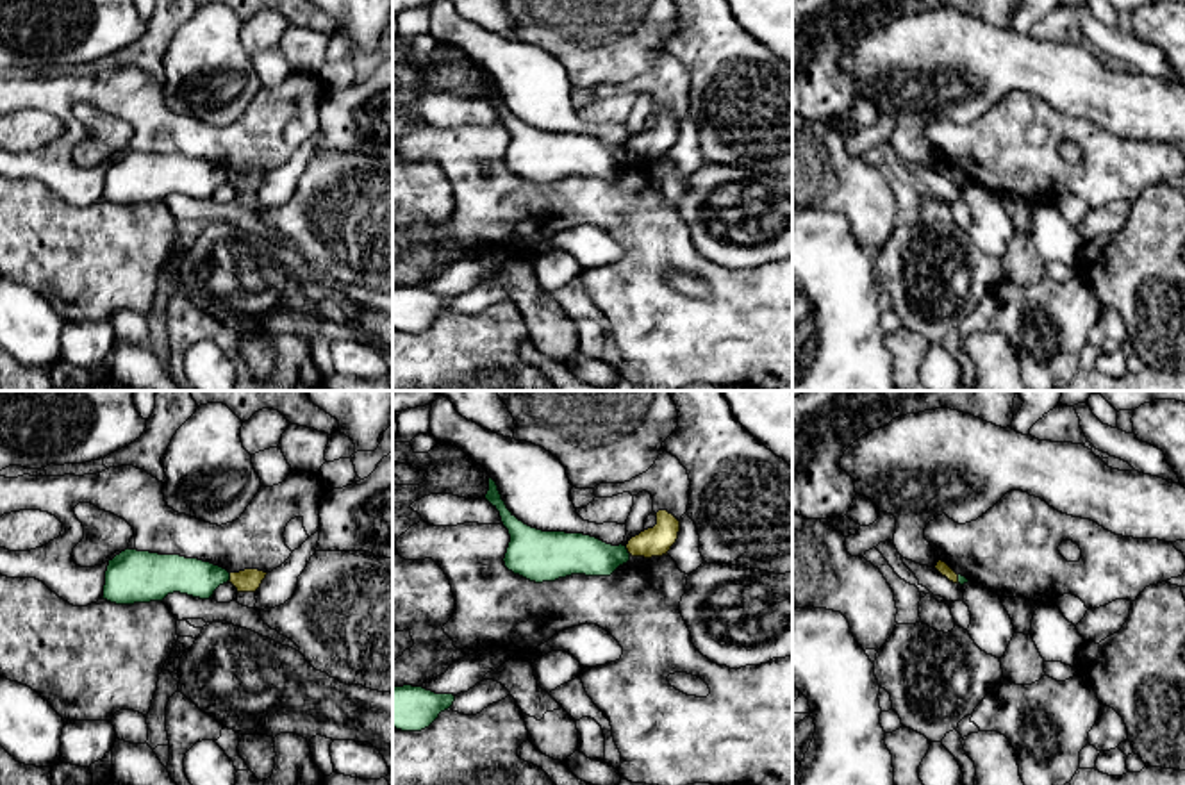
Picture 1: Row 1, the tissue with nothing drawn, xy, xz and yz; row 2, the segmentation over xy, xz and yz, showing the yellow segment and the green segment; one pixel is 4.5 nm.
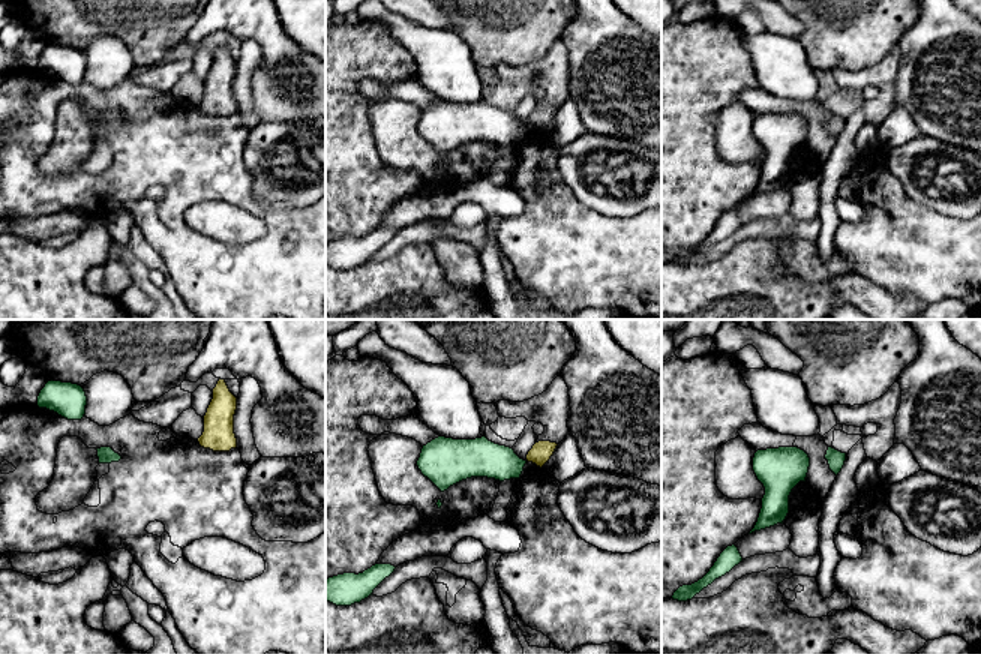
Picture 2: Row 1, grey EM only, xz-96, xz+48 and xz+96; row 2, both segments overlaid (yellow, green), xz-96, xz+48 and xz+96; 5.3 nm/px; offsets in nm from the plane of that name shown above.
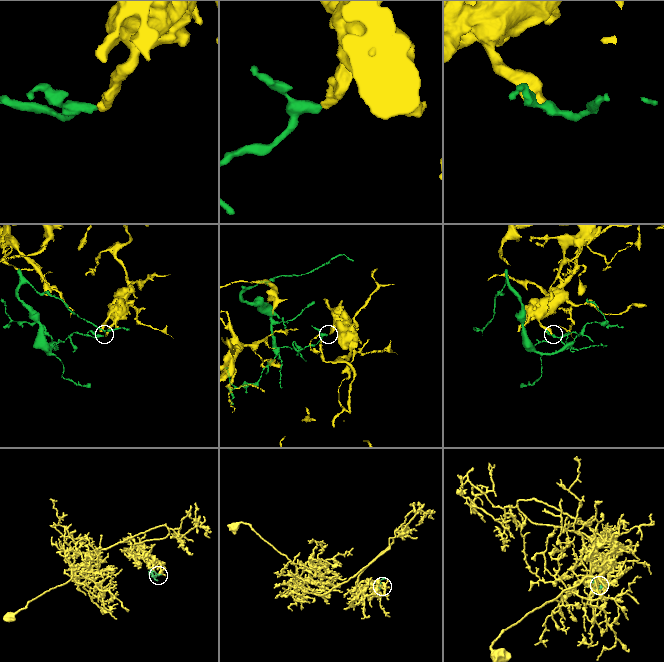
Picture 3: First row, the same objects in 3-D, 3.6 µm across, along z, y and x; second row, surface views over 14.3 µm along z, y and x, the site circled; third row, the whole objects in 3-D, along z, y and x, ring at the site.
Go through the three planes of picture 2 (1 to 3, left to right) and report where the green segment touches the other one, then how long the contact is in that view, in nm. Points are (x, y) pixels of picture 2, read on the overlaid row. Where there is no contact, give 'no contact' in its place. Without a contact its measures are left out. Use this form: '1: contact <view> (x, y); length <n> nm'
1: no contact
2: no contact
3: no contact

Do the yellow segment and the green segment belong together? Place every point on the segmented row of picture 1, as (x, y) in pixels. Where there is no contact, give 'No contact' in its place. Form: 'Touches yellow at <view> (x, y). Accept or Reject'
Touches yellow at xy (231, 577). Reject

